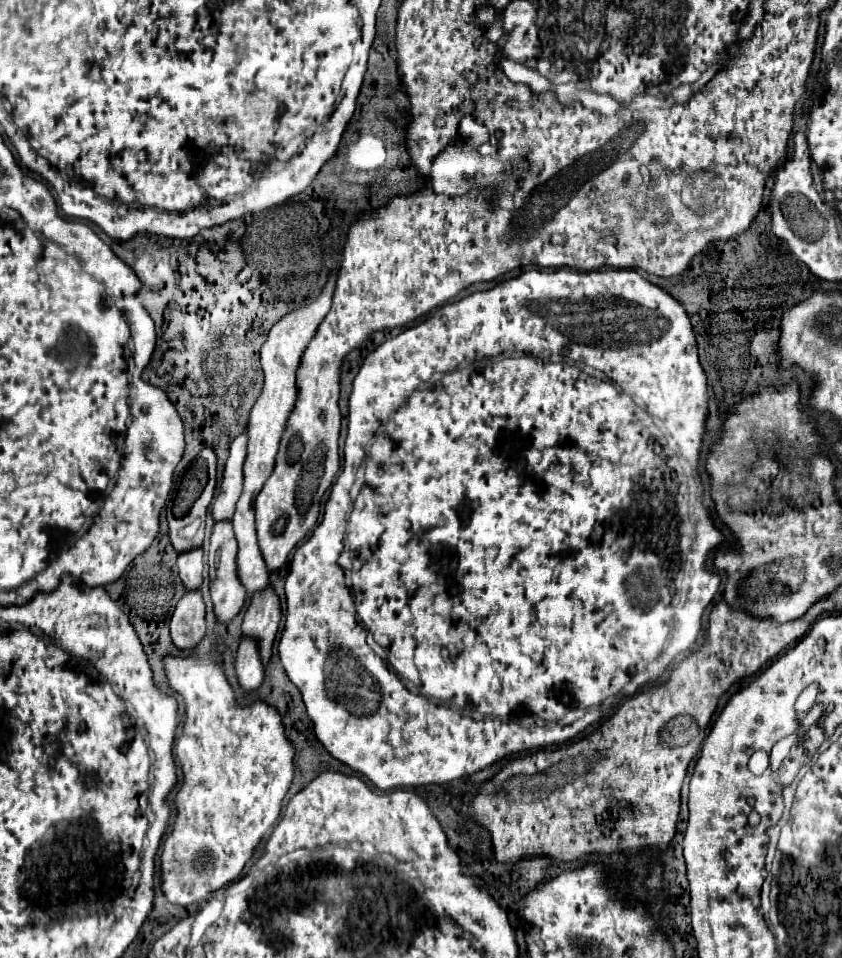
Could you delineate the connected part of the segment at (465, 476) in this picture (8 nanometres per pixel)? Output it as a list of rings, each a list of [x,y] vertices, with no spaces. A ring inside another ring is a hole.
[[[563,267],[563,268],[561,268],[561,269],[559,269],[559,270],[555,270],[555,271],[552,271],[552,273],[548,273],[548,271],[536,271],[536,269],[530,269],[530,271],[524,271],[524,273],[522,273],[522,275],[518,275],[518,277],[514,277],[514,279],[508,279],[508,281],[502,281],[502,283],[498,283],[498,285],[496,285],[496,287],[494,287],[494,289],[488,289],[488,291],[478,291],[478,293],[472,293],[472,295],[468,295],[468,297],[464,297],[464,299],[460,299],[460,301],[456,301],[456,303],[448,303],[448,305],[444,305],[444,307],[440,307],[440,309],[438,309],[438,311],[436,311],[436,313],[434,313],[434,315],[430,315],[430,317],[428,317],[428,319],[426,319],[426,321],[422,321],[422,323],[418,323],[418,325],[414,325],[414,327],[410,327],[410,329],[404,329],[404,331],[402,331],[402,333],[400,333],[400,335],[396,335],[396,337],[390,337],[390,339],[388,339],[388,341],[384,341],[384,343],[382,343],[382,345],[380,345],[380,347],[378,347],[378,349],[374,349],[374,351],[372,351],[372,353],[370,353],[370,355],[368,355],[368,357],[366,357],[366,359],[364,359],[364,363],[362,363],[362,367],[360,367],[360,371],[358,371],[358,375],[356,375],[356,379],[354,379],[354,389],[352,389],[352,395],[350,395],[350,415],[348,415],[348,437],[346,437],[346,440],[345,440],[345,443],[344,443],[344,467],[342,467],[342,473],[340,473],[340,475],[338,475],[338,479],[336,479],[336,483],[334,483],[334,485],[332,485],[332,489],[330,489],[330,497],[328,497],[328,501],[326,501],[326,505],[324,505],[324,517],[322,517],[322,521],[320,521],[320,525],[318,525],[318,527],[316,527],[316,529],[314,529],[314,533],[312,533],[312,537],[310,537],[310,539],[308,539],[308,541],[306,541],[306,543],[304,543],[304,545],[302,545],[302,547],[298,547],[298,549],[296,549],[296,553],[294,553],[294,557],[292,557],[292,563],[290,563],[290,575],[288,575],[288,579],[286,579],[286,605],[288,605],[288,613],[286,613],[286,623],[284,623],[284,631],[282,631],[282,637],[280,637],[280,643],[278,643],[278,653],[280,653],[280,661],[282,661],[282,665],[284,665],[284,669],[286,669],[286,675],[288,675],[288,677],[290,677],[290,681],[292,681],[292,683],[294,683],[294,685],[296,685],[296,687],[298,687],[298,689],[300,689],[300,693],[302,693],[302,699],[304,699],[304,703],[306,703],[306,711],[308,711],[308,715],[310,715],[310,719],[312,719],[312,723],[314,723],[314,733],[316,733],[316,737],[318,737],[318,741],[320,741],[320,743],[322,743],[322,745],[324,745],[324,747],[326,747],[326,751],[328,751],[328,753],[330,753],[330,755],[332,755],[332,757],[334,757],[334,759],[338,759],[338,761],[342,761],[342,763],[346,763],[346,765],[348,765],[348,767],[350,767],[350,769],[352,769],[352,771],[356,771],[356,773],[362,773],[362,775],[364,775],[364,777],[368,777],[368,779],[370,779],[370,781],[372,781],[372,783],[374,783],[374,785],[376,785],[376,787],[378,787],[378,789],[382,789],[382,791],[388,791],[388,789],[396,789],[396,787],[420,787],[420,785],[430,785],[430,783],[450,783],[450,781],[454,781],[454,779],[460,779],[460,777],[466,777],[466,775],[472,775],[472,773],[478,773],[478,771],[482,771],[482,769],[486,769],[486,767],[490,767],[490,765],[494,765],[494,763],[496,763],[496,761],[502,761],[502,759],[506,759],[506,757],[510,757],[510,755],[514,755],[514,753],[522,753],[522,749],[524,749],[524,751],[532,751],[532,749],[544,749],[544,747],[548,747],[548,745],[556,745],[556,743],[564,743],[564,742],[567,742],[567,741],[568,741],[568,740],[572,740],[572,739],[574,739],[574,738],[575,738],[575,737],[576,737],[576,736],[578,736],[578,735],[579,735],[579,734],[581,734],[581,733],[582,733],[582,732],[583,732],[583,731],[584,731],[584,730],[585,730],[585,729],[586,729],[586,728],[587,728],[587,727],[588,727],[588,726],[590,726],[590,725],[592,725],[592,724],[594,724],[594,723],[596,723],[596,722],[598,722],[598,721],[599,721],[599,720],[600,720],[600,718],[601,718],[601,717],[602,717],[602,712],[598,712],[598,707],[600,707],[600,705],[602,705],[602,703],[604,703],[604,701],[606,701],[606,699],[608,699],[608,697],[614,697],[614,695],[618,695],[618,693],[620,693],[620,691],[622,691],[622,689],[624,689],[624,685],[628,685],[628,683],[630,683],[630,681],[632,681],[632,677],[634,677],[634,675],[636,675],[636,673],[644,673],[644,671],[647,671],[647,672],[649,672],[649,674],[650,674],[650,675],[653,675],[653,676],[658,676],[658,677],[660,677],[660,676],[661,676],[661,675],[662,675],[662,674],[663,674],[663,673],[664,673],[664,672],[665,672],[665,671],[666,671],[666,667],[668,667],[668,665],[670,665],[670,663],[672,663],[672,661],[674,661],[674,659],[675,659],[675,658],[676,658],[676,657],[678,657],[678,655],[680,655],[680,653],[686,653],[686,651],[688,651],[688,649],[690,649],[690,647],[692,647],[692,645],[694,645],[694,641],[696,641],[696,637],[698,637],[698,633],[700,633],[700,629],[702,629],[702,613],[704,613],[704,609],[706,609],[706,607],[708,607],[708,605],[710,605],[710,603],[712,603],[712,599],[714,599],[714,597],[716,597],[716,593],[718,593],[718,589],[720,589],[720,581],[722,581],[722,579],[720,579],[720,575],[718,575],[718,573],[716,573],[716,571],[714,571],[714,569],[708,569],[708,567],[678,567],[678,573],[676,573],[676,574],[675,574],[675,575],[674,575],[674,573],[672,573],[672,571],[674,571],[674,569],[676,569],[676,565],[678,565],[678,563],[680,563],[680,561],[682,561],[682,553],[684,553],[684,551],[682,551],[682,549],[680,549],[680,539],[682,539],[682,527],[686,527],[686,517],[690,517],[690,513],[692,513],[692,511],[698,511],[698,507],[702,507],[702,505],[704,505],[704,503],[702,503],[702,491],[704,491],[704,489],[702,489],[702,481],[700,481],[700,475],[698,475],[698,469],[696,469],[696,467],[694,467],[694,465],[698,465],[698,459],[700,459],[700,447],[702,447],[702,437],[704,437],[704,431],[706,431],[706,417],[708,417],[708,383],[706,383],[706,373],[704,373],[704,371],[702,371],[702,365],[700,365],[700,359],[698,359],[698,345],[696,345],[696,335],[694,335],[694,327],[692,327],[692,323],[690,323],[690,317],[688,317],[688,313],[686,313],[686,309],[684,309],[684,305],[682,305],[682,303],[678,303],[678,301],[676,301],[676,299],[674,299],[674,297],[672,297],[672,295],[670,295],[670,293],[666,293],[666,291],[664,291],[664,289],[660,289],[660,287],[658,287],[658,285],[654,285],[654,283],[650,283],[650,281],[648,281],[648,279],[644,279],[644,277],[642,277],[642,275],[640,275],[640,273],[638,273],[638,271],[634,271],[634,269],[614,269],[614,268],[603,268],[603,269],[601,269],[601,270],[596,270],[596,271],[590,271],[590,272],[581,272],[581,271],[578,271],[578,270],[576,270],[576,269],[572,269],[572,268],[568,268],[568,267]],[[506,351],[520,351],[520,353],[526,353],[526,355],[524,355],[524,357],[508,357],[508,359],[502,359],[502,361],[492,361],[492,363],[486,363],[486,367],[482,367],[482,365],[483,365],[483,359],[484,359],[484,357],[485,357],[485,358],[494,358],[494,357],[497,357],[497,356],[498,356],[498,355],[500,355],[500,353],[506,353]],[[581,363],[584,363],[584,365],[588,365],[588,367],[592,367],[592,369],[593,369],[593,372],[590,372],[590,370],[585,370],[585,369],[584,369],[584,366],[583,366],[583,364],[581,364]],[[414,457],[426,457],[426,459],[418,459],[418,471],[414,471]],[[361,485],[362,485],[362,489],[360,489],[360,493],[358,493],[358,497],[356,497],[356,499],[354,499],[354,509],[352,509],[352,503],[353,503],[353,494],[354,494],[354,492],[355,492],[355,493],[356,493],[356,491],[357,491],[357,489],[359,489],[359,488],[358,488],[358,487],[360,487],[360,486],[361,486]],[[342,539],[344,539],[344,542],[343,542],[343,544],[344,544],[344,547],[343,547],[343,550],[342,550],[342,552],[343,552],[343,551],[350,551],[350,559],[352,559],[352,575],[350,575],[350,579],[352,579],[352,591],[354,591],[354,601],[352,601],[352,591],[350,591],[350,587],[348,587],[348,585],[346,585],[346,577],[344,577],[344,569],[342,569],[342,567],[340,567],[340,565],[338,565],[338,555],[340,555],[340,549],[342,549]],[[366,631],[367,631],[367,637],[368,637],[368,635],[369,635],[369,634],[372,634],[372,637],[373,637],[373,638],[374,638],[374,641],[376,641],[376,643],[378,643],[378,645],[380,645],[380,647],[382,647],[382,649],[386,649],[386,659],[388,659],[388,663],[390,663],[390,665],[392,665],[392,667],[394,667],[394,671],[392,671],[392,669],[390,669],[390,667],[388,667],[388,665],[386,665],[386,661],[382,661],[382,659],[380,659],[380,657],[378,657],[378,655],[376,655],[376,653],[374,653],[374,651],[372,651],[372,647],[370,647],[370,645],[368,645],[368,643],[366,643],[366,642],[367,642],[367,637],[366,637]],[[411,683],[414,683],[414,685],[416,685],[416,687],[418,687],[418,691],[420,691],[420,695],[416,695],[416,693],[419,693],[419,692],[418,692],[418,691],[417,691],[417,690],[416,690],[416,689],[417,689],[417,688],[416,688],[416,687],[413,687],[413,689],[411,689],[411,690],[410,690],[410,689],[409,689],[409,687],[407,687],[407,684],[411,684]],[[464,709],[468,709],[468,711],[471,711],[471,713],[470,713],[470,715],[471,715],[471,716],[473,716],[473,717],[474,717],[474,715],[476,715],[476,719],[472,719],[472,717],[468,717],[468,715],[462,715],[462,711],[463,711],[463,710],[464,710]]]

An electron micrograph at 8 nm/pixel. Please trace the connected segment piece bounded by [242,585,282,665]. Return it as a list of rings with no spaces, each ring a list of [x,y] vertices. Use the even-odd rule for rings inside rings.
[[[270,585],[264,587],[262,591],[258,591],[258,595],[252,595],[246,615],[244,615],[242,633],[258,639],[264,665],[268,665],[280,619],[282,619],[280,597],[276,595],[276,591]]]

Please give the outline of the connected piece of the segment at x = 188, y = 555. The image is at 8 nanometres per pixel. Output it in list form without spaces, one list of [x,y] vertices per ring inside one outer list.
[[[198,547],[194,551],[184,551],[182,555],[178,555],[178,571],[180,571],[180,579],[184,583],[184,587],[188,589],[196,589],[202,585],[202,557],[204,551]]]

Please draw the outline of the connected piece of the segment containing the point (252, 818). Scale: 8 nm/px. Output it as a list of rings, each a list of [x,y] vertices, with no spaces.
[[[164,655],[162,663],[170,689],[180,693],[186,705],[184,733],[174,745],[184,778],[174,799],[174,827],[164,839],[164,851],[160,855],[162,893],[170,903],[192,905],[202,901],[208,893],[218,891],[222,885],[234,881],[242,873],[244,865],[252,859],[262,835],[280,817],[282,801],[294,779],[296,751],[294,743],[286,735],[278,709],[262,699],[250,705],[238,703],[234,699],[234,689],[214,655]]]

